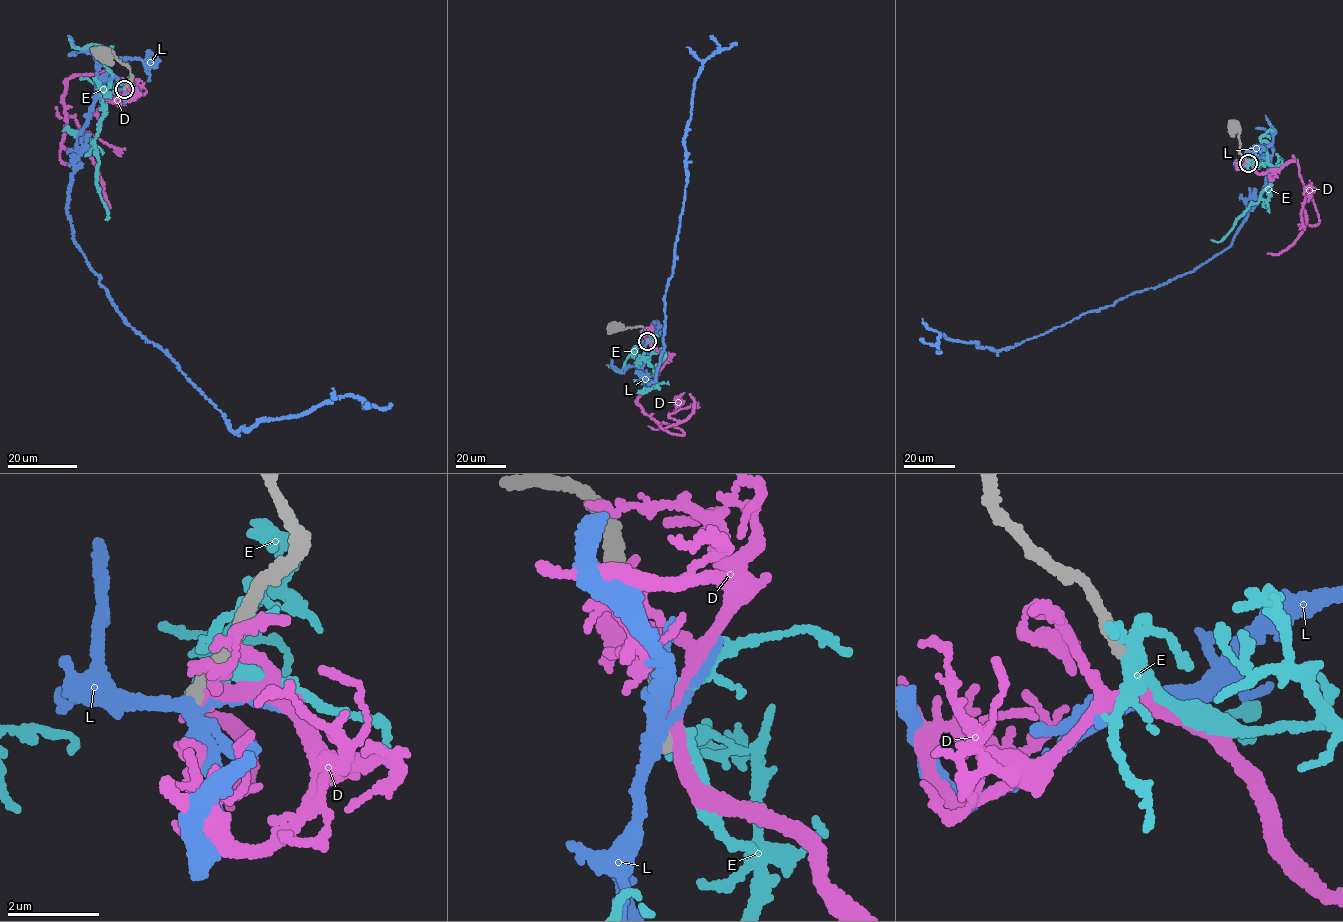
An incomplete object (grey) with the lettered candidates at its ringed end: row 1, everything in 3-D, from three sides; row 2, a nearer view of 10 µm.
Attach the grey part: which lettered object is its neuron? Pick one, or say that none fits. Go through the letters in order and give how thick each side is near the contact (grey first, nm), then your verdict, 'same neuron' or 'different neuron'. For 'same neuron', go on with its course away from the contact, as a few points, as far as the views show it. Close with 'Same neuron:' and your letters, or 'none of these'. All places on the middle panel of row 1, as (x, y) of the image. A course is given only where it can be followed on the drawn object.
D: 240 nm thick on the grey side, 280 nm on the other; different neuron
E: 200 nm thick on the grey side, 280 nm on the other; different neuron
L: 240 nm thick on the grey side, 240 nm on the other; different neuron
Same neuron: none of these

